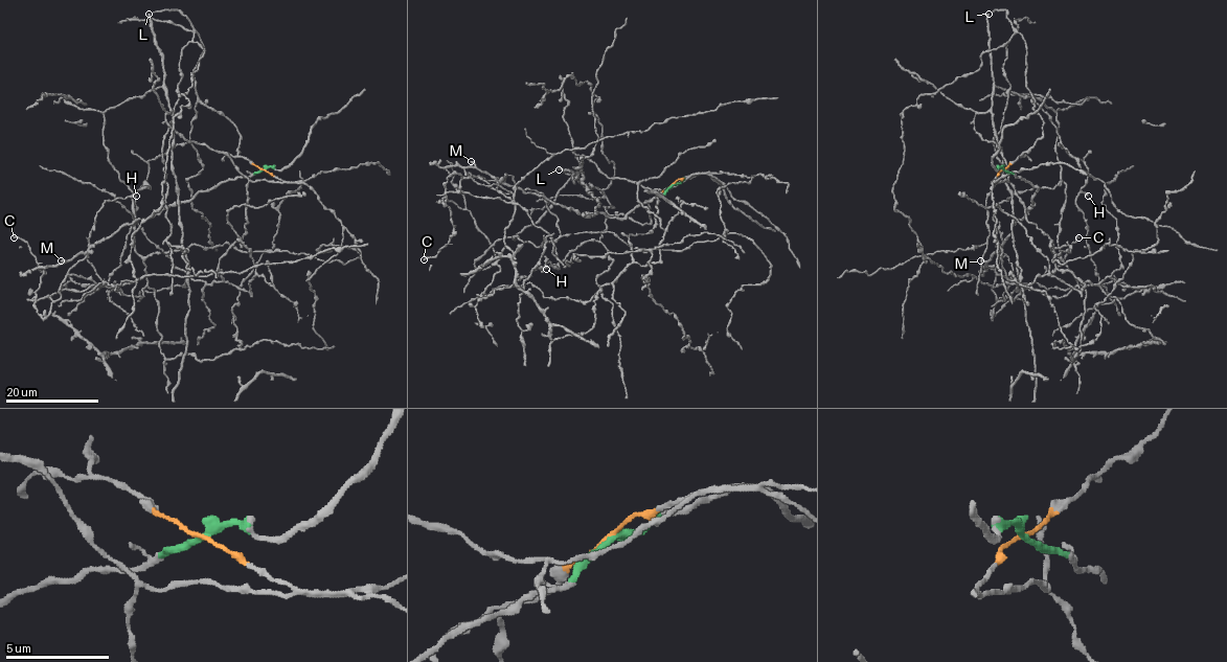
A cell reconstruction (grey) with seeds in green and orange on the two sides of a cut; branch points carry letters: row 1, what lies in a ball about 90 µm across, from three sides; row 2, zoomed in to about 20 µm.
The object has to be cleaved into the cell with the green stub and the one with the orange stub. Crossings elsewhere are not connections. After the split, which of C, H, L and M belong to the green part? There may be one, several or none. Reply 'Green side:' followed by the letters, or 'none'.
Green side: C, M

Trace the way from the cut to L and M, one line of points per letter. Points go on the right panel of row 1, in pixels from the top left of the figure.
L: (1003, 169), (996, 181), (1009, 181), (1008, 166), (998, 144), (983, 140), (974, 122), (992, 106), (989, 14)
M: (1003, 169), (1038, 189), (1031, 199), (1032, 204), (1013, 225), (1001, 249), (987, 260), (980, 260)

